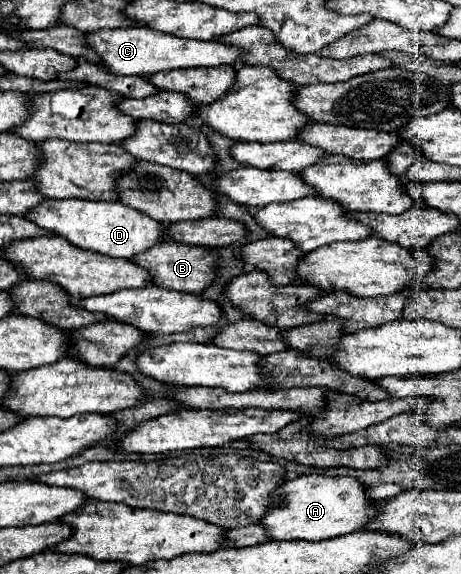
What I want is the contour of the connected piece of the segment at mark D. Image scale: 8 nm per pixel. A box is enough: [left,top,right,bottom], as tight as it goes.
[25,199,165,259]

